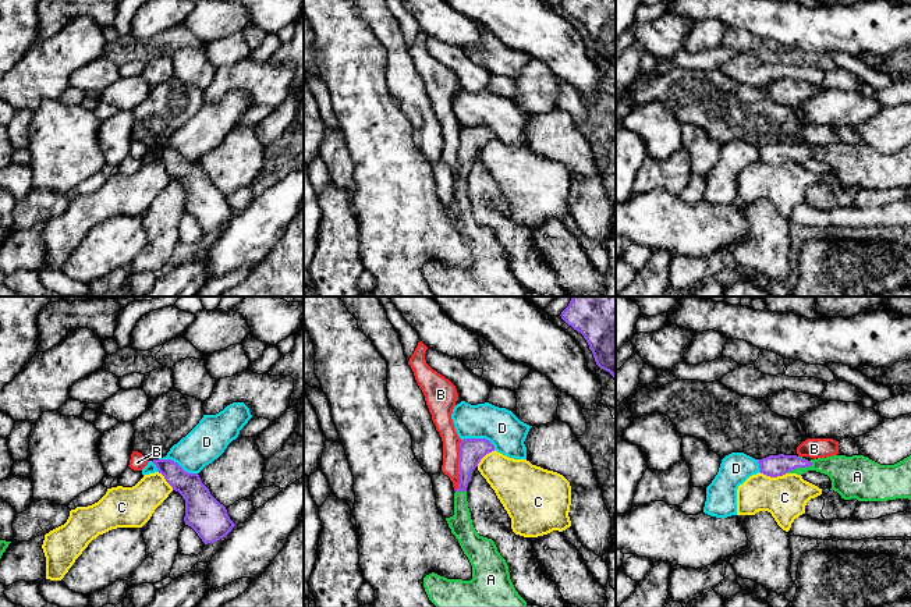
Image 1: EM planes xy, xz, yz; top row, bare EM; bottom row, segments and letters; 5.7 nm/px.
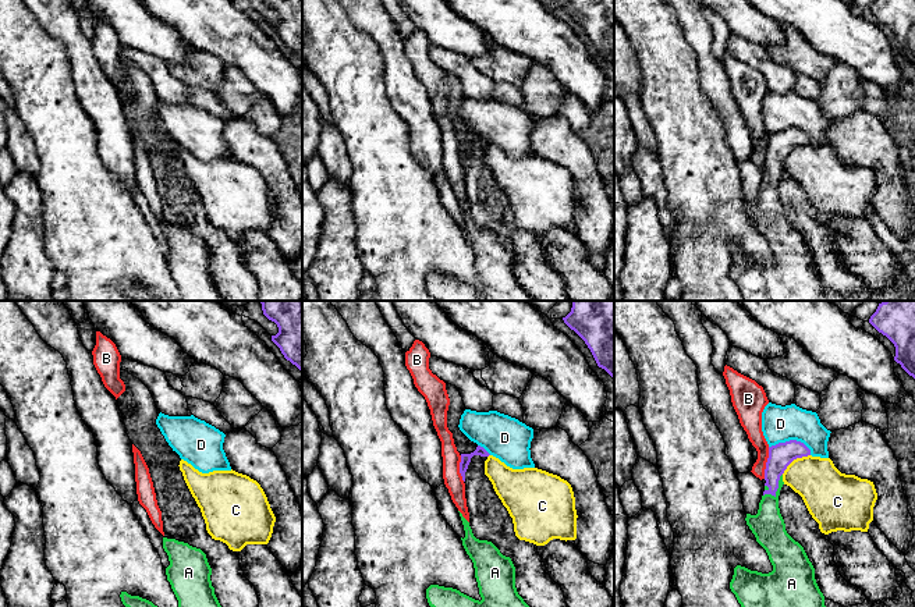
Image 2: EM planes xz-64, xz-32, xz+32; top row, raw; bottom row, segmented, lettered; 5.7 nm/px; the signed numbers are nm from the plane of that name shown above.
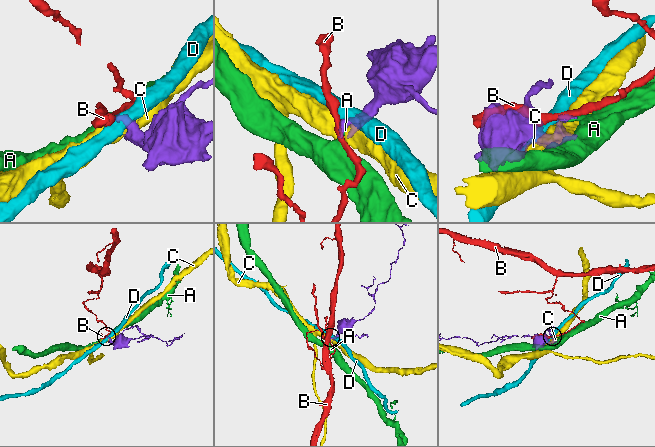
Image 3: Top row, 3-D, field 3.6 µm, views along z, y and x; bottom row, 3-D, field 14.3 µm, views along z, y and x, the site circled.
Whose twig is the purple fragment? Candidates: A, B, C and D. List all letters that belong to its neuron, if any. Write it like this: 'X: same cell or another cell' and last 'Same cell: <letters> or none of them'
A: same cell
B: another cell
C: another cell
D: another cell
Same cell: A

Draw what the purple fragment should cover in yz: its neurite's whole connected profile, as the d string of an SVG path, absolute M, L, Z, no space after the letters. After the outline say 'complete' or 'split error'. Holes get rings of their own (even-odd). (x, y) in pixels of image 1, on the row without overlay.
M769 143L758 148L759 160L777 166L808 159L825 161L841 187L858 189L911 188L911 143L894 153L880 153L864 143L833 143L805 148L797 143Z | split error

